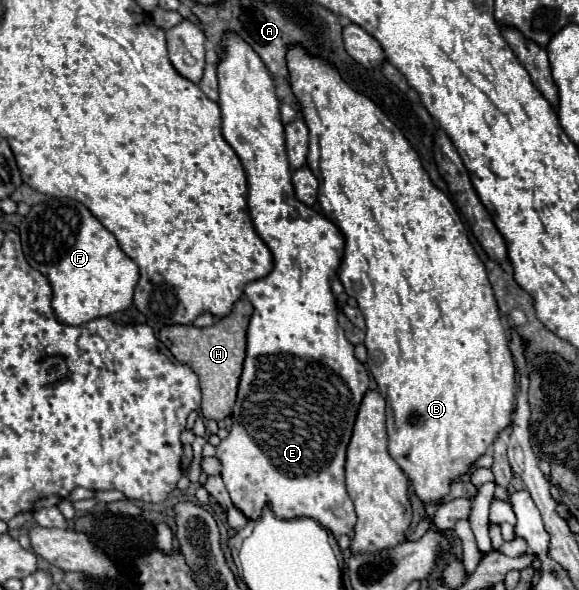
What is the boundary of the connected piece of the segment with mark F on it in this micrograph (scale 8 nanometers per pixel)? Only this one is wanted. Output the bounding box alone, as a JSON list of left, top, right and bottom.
[18,198,138,326]

